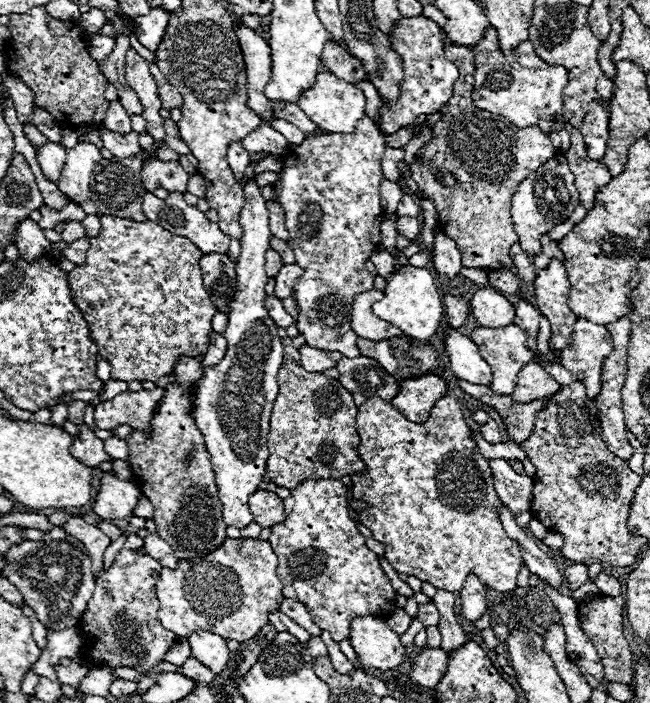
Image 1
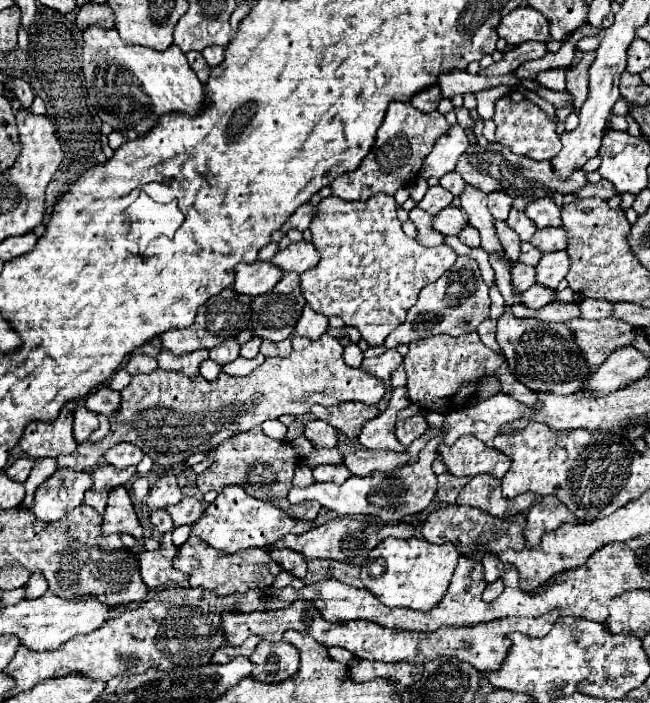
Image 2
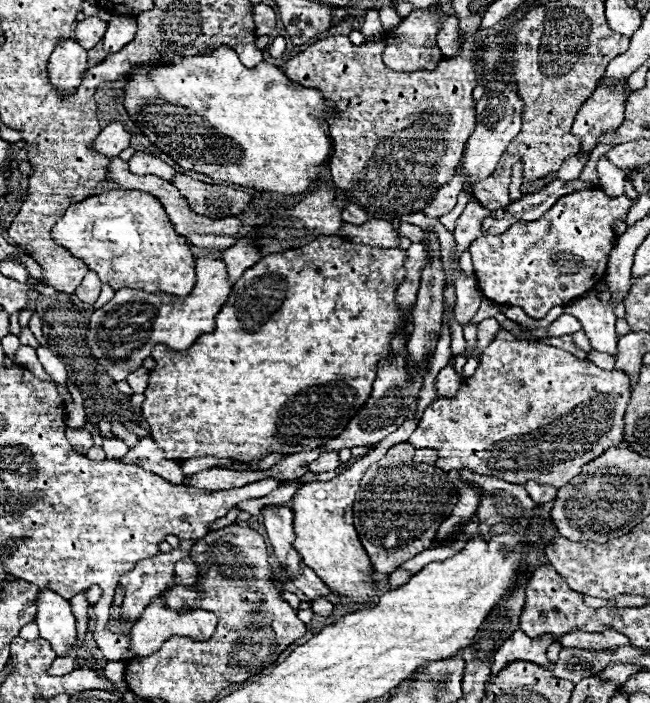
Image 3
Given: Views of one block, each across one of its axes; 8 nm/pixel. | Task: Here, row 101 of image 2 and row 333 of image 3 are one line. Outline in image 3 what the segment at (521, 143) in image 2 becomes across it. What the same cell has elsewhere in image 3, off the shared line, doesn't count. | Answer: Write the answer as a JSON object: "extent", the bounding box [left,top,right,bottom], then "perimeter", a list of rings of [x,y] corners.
{"extent":[408,328,630,488],"perimeter":[[[522,328],[520,336],[514,336],[508,330],[500,330],[494,338],[494,342],[490,346],[484,348],[480,360],[478,360],[478,368],[474,372],[474,376],[466,378],[456,396],[452,398],[436,398],[422,414],[414,434],[408,438],[410,444],[414,444],[416,448],[436,448],[438,450],[438,460],[436,460],[436,468],[440,470],[462,470],[468,468],[474,474],[486,474],[486,476],[494,476],[494,478],[502,478],[506,482],[512,484],[524,484],[528,480],[536,480],[538,484],[546,484],[546,486],[554,486],[554,488],[562,488],[564,484],[568,484],[574,476],[580,474],[582,466],[586,462],[592,462],[594,458],[598,458],[604,450],[608,450],[610,446],[618,446],[624,438],[624,412],[626,406],[630,404],[630,378],[628,374],[624,374],[622,370],[602,370],[598,368],[594,362],[590,360],[578,360],[574,354],[562,350],[562,348],[554,348],[554,346],[546,346],[536,342],[536,338],[530,334],[528,328]]]}

